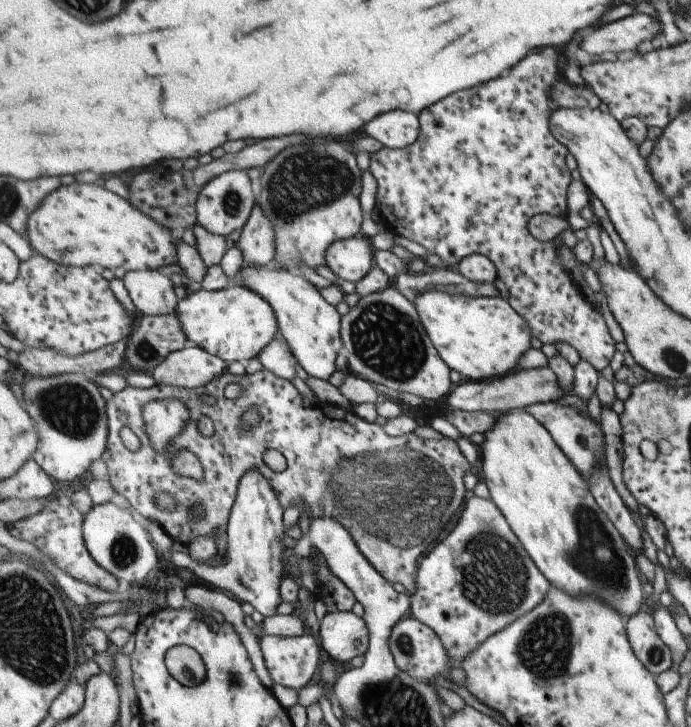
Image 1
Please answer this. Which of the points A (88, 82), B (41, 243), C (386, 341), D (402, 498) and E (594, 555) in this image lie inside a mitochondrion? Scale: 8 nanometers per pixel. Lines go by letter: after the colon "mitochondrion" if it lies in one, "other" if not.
A: other
B: other
C: mitochondrion
D: mitochondrion
E: mitochondrion

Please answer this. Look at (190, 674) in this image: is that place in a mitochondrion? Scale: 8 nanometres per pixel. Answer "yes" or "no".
yes

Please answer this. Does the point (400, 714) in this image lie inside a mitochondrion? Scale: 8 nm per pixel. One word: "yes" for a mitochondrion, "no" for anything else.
yes

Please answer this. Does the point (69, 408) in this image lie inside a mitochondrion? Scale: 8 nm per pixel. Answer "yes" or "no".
yes

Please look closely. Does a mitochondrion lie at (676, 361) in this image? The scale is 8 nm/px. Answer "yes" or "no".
yes

